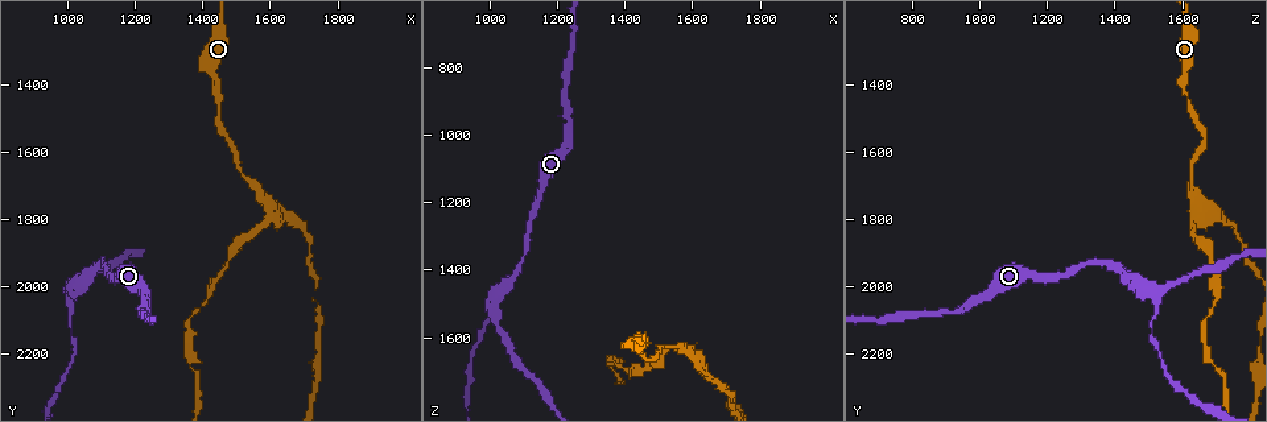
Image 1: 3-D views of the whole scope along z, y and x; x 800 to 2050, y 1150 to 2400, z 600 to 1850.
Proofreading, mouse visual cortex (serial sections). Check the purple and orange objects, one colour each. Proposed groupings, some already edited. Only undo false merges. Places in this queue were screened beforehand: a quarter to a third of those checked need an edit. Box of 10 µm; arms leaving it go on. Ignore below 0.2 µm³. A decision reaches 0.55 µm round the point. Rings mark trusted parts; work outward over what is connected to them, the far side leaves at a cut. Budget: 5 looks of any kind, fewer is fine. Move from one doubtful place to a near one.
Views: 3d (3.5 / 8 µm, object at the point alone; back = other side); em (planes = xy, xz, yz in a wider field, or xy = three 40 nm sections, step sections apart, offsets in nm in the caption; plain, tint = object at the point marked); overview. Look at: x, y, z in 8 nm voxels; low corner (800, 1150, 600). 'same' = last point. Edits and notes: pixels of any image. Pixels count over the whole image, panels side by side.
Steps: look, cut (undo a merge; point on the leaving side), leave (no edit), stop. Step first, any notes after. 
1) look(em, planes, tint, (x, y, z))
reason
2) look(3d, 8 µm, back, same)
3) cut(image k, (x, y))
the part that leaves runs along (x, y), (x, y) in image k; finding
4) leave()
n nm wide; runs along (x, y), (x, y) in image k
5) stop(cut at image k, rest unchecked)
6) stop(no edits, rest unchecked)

look(3d, 3.5 µm, back, (1590, 1760, 1640))
abrupt turn

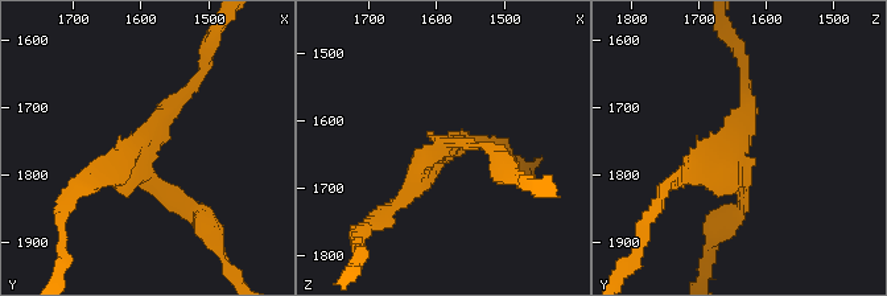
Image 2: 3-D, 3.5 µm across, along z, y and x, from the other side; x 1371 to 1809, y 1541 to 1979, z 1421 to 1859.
look(em, xy, step 5, tint, (1595, 1765, 1650))
3 arms; arms of 150, 150, 250 nm; shape alone is not enough

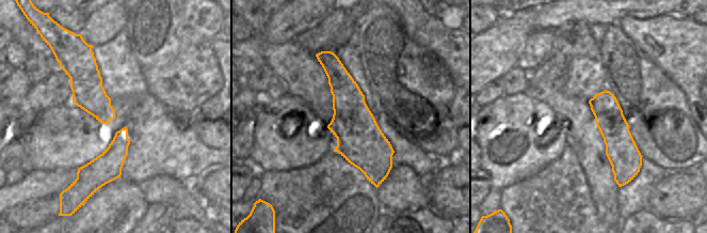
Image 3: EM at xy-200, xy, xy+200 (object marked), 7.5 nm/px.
cut(image 2, (189, 202))
the part that leaves runs along (152, 180), (209, 227), (225, 260) in image 2; two cells meet here

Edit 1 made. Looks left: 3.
look(overview)

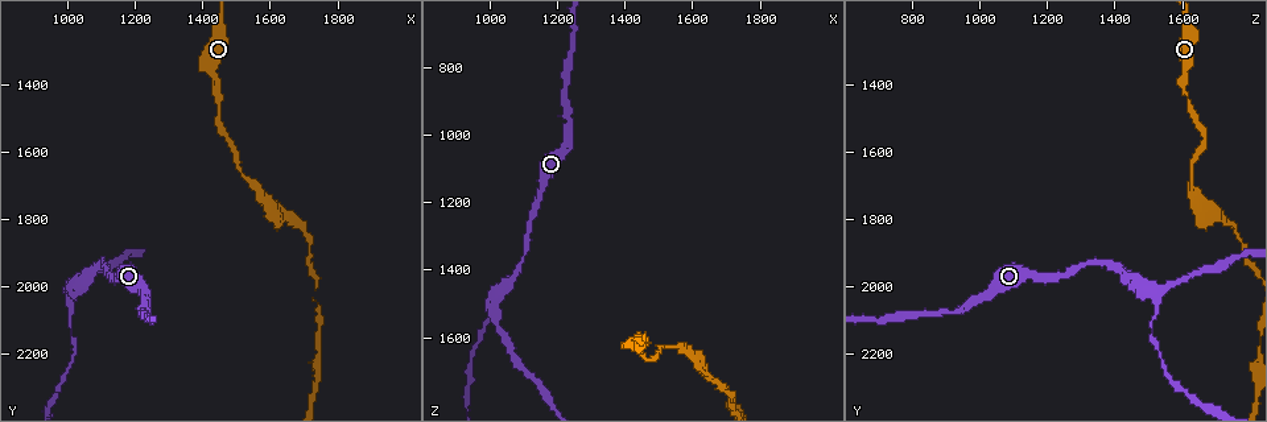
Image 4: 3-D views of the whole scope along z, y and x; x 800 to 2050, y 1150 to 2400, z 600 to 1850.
look(3d, 3.5 µm, (1020, 2020, 1530))
sudden change in width

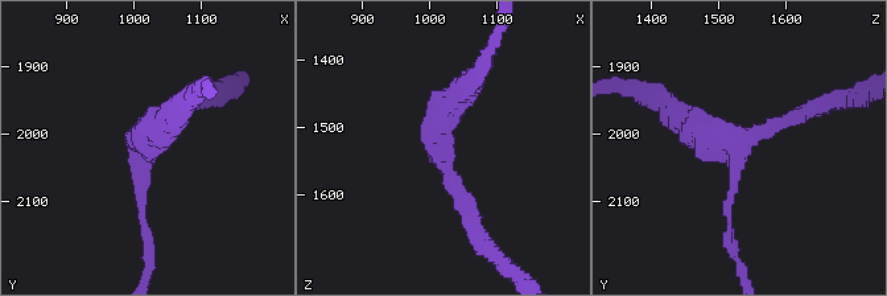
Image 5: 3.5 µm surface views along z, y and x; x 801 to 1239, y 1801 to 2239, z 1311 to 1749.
look(em, planes, tint, (1015, 2020, 1520))
3 arms; arms of 100, 200, 300 nm; now the EM

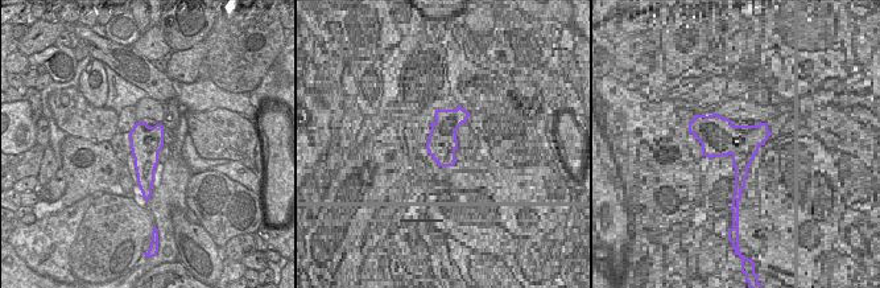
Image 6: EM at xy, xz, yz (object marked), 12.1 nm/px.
leave()
runs along (475, 78), (438, 122), (466, 213) in image 5; all the same cell

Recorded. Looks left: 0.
stop(cut at image 2, rest unchecked)

